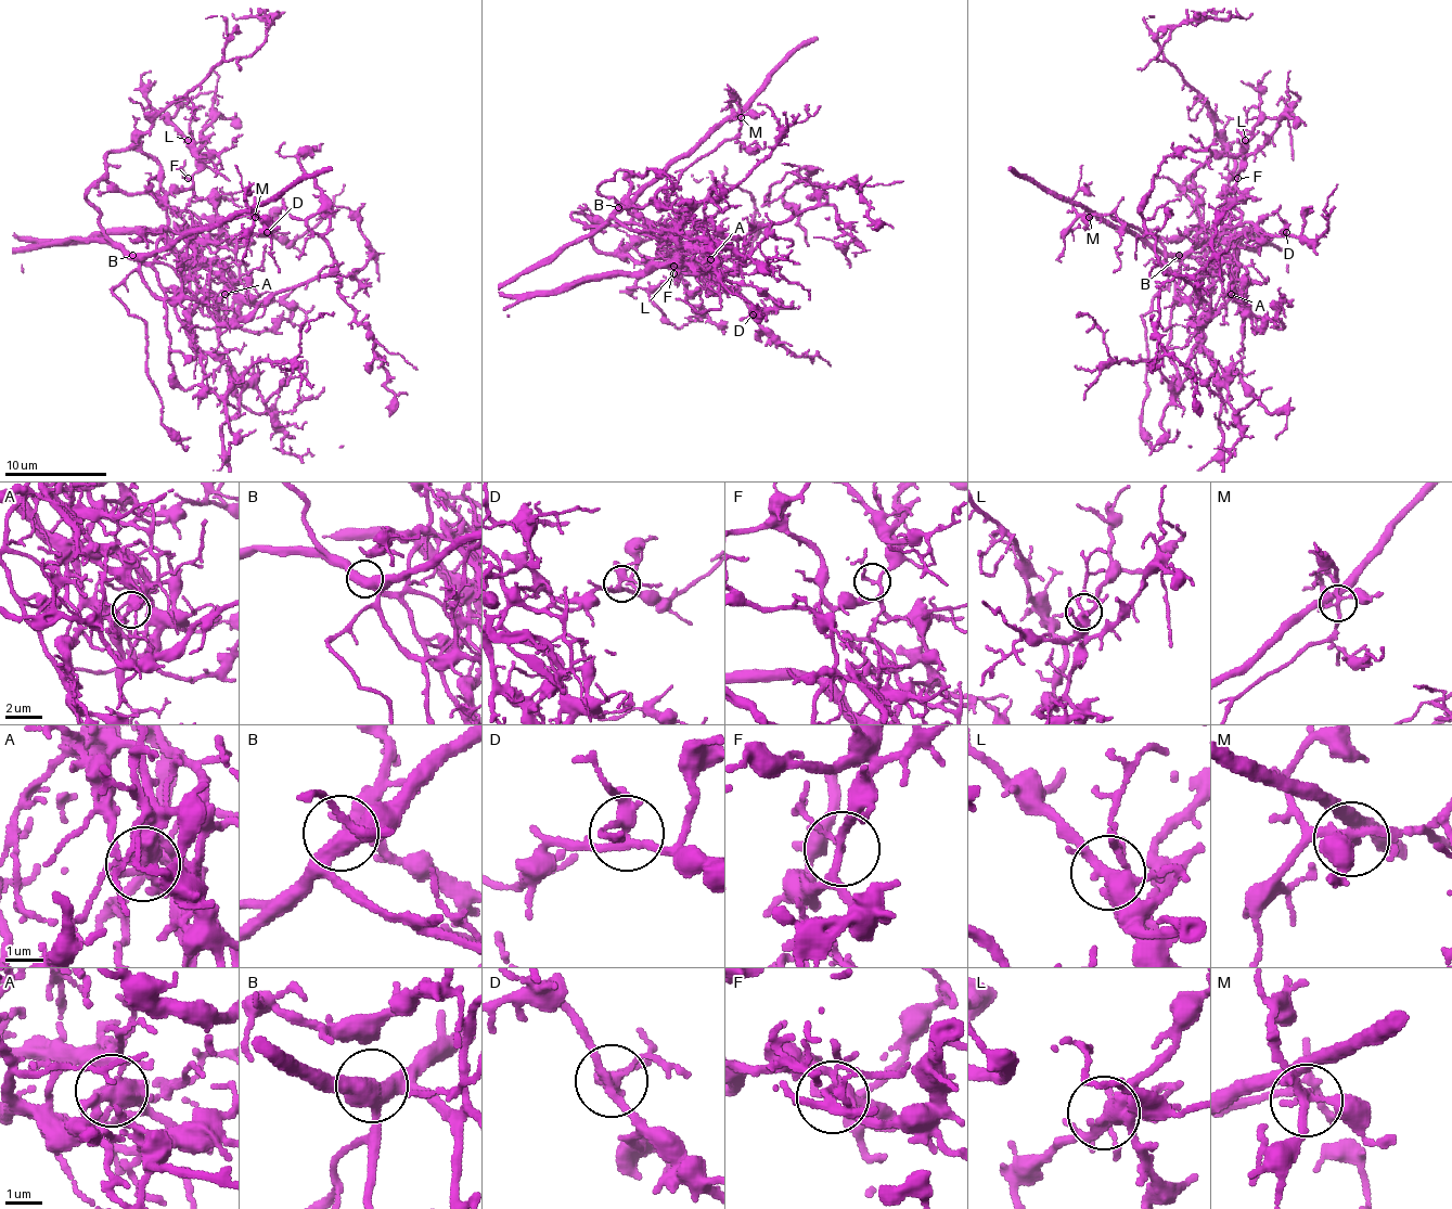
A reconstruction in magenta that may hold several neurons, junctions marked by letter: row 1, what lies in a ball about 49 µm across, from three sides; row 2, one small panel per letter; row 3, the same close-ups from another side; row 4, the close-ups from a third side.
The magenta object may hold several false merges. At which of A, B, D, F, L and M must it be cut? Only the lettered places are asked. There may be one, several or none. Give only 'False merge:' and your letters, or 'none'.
False merge: A

